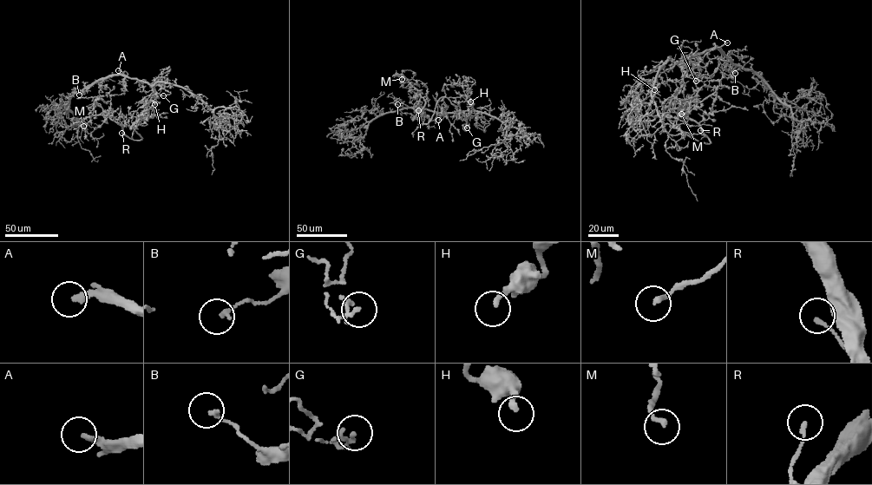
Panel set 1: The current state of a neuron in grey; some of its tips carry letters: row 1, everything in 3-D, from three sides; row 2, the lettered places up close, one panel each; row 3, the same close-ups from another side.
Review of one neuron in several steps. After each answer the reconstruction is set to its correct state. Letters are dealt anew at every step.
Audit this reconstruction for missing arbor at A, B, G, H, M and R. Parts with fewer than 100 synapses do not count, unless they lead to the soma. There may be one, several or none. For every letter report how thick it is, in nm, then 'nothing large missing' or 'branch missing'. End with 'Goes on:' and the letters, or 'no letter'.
A: calibre 240 nm; branch missing
B: calibre 160 nm; nothing large missing
G: calibre 130 nm; nothing large missing
H: calibre 200 nm; nothing large missing
M: calibre 190 nm; nothing large missing
R: calibre 150 nm; nothing large missing
Goes on: A

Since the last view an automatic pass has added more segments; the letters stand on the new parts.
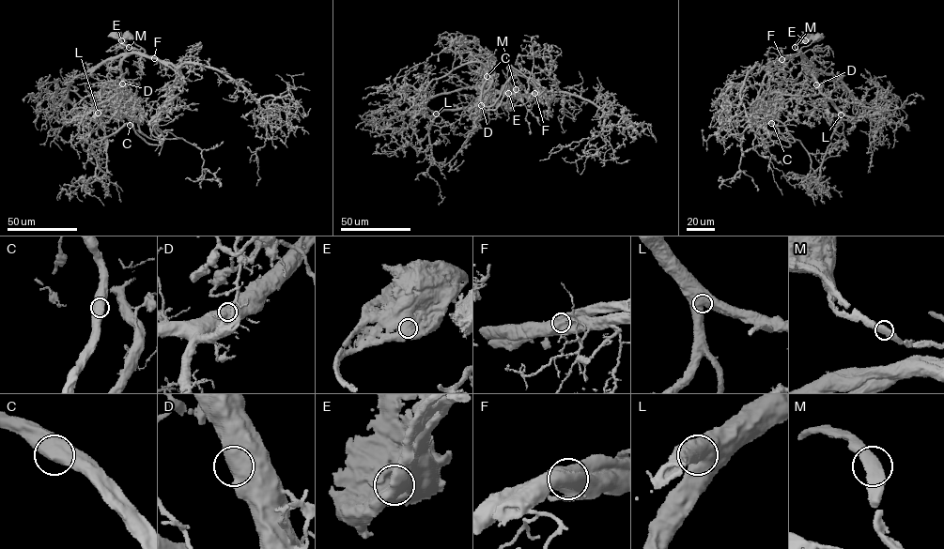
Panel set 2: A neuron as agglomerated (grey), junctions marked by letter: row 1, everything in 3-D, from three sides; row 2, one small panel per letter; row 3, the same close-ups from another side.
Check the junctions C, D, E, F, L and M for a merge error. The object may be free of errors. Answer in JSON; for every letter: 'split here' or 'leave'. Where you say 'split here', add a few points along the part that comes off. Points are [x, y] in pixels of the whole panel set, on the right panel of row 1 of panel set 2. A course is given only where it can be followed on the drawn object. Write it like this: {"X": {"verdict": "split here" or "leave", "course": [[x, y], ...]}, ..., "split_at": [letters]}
{"C": {"verdict": "leave"}, "D": {"verdict": "leave"}, "E": {"verdict": "leave"}, "F": {"verdict": "split here", "course": [[781, 59], [802, 53], [818, 93], [769, 94], [777, 115], [763, 126], [781, 138], [770, 142], [754, 106]]}, "L": {"verdict": "leave"}, "M": {"verdict": "leave"}, "split_at": ["F"]}

